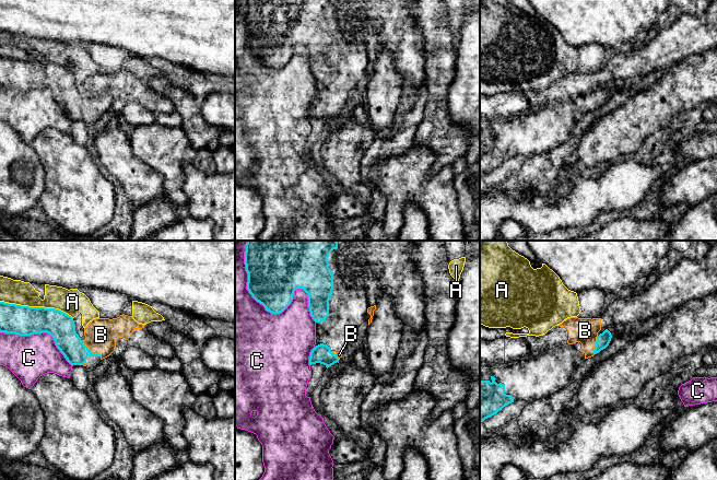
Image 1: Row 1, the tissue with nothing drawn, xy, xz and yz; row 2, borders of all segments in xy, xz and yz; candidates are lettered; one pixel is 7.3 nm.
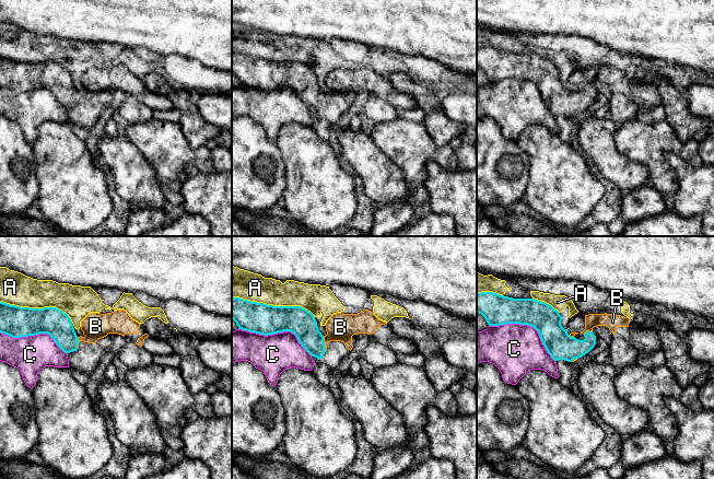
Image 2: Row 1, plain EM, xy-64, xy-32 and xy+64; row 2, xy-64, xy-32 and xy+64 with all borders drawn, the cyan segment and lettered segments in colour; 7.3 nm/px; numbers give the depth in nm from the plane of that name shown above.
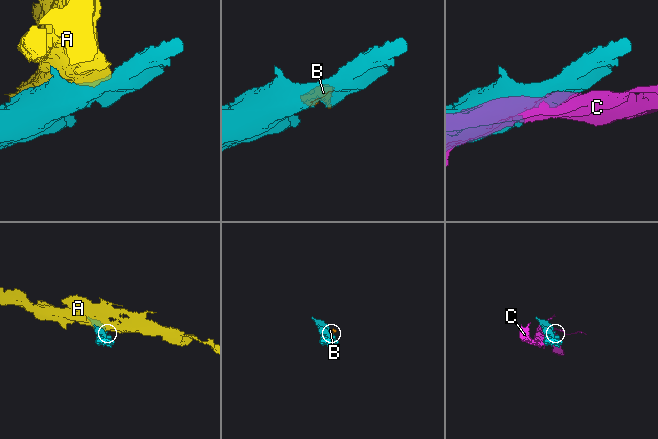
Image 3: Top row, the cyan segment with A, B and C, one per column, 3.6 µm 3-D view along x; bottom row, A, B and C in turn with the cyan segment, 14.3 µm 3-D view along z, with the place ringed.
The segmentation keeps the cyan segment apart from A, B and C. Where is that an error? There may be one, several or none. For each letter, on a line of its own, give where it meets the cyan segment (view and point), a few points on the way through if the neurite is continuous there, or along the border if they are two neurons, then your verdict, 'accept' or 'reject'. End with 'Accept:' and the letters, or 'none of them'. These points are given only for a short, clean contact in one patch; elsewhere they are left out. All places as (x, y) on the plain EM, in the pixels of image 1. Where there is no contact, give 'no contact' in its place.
A: xy (36, 62) | reject
B: xy (90, 106) | along xy (81, 95), (92, 107), (101, 112) | reject
C: xz (272, 68) | reject
Accept: none of them

